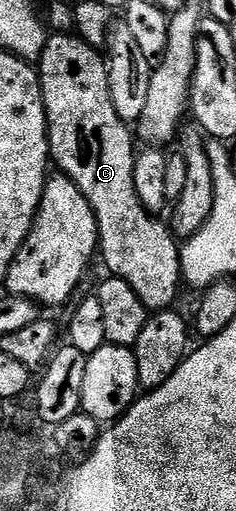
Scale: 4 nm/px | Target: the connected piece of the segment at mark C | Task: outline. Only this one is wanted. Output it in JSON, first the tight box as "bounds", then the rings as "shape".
{"bounds":[38,33,182,312],"shape":[[[53,33],[48,39],[48,43],[44,45],[44,51],[40,53],[38,59],[38,73],[40,76],[40,87],[42,88],[42,96],[44,97],[44,107],[46,108],[46,120],[48,121],[48,148],[50,151],[50,158],[53,163],[56,162],[59,173],[65,174],[73,184],[82,192],[82,196],[86,196],[86,200],[90,204],[90,208],[96,217],[98,224],[98,232],[100,233],[100,240],[98,243],[98,254],[104,262],[108,265],[107,273],[113,278],[121,278],[126,280],[126,284],[130,284],[130,288],[134,288],[134,292],[138,292],[138,300],[142,300],[142,304],[150,312],[158,310],[167,310],[175,307],[176,293],[182,287],[182,279],[180,276],[180,246],[175,234],[169,229],[167,225],[159,217],[153,216],[145,210],[143,204],[138,200],[138,192],[134,192],[134,164],[136,163],[137,151],[132,150],[132,138],[134,142],[134,134],[130,131],[129,123],[123,122],[118,116],[118,112],[114,112],[114,100],[110,96],[110,80],[108,79],[108,63],[105,55],[99,49],[90,44],[86,44],[86,40],[82,40],[75,33]]]}

